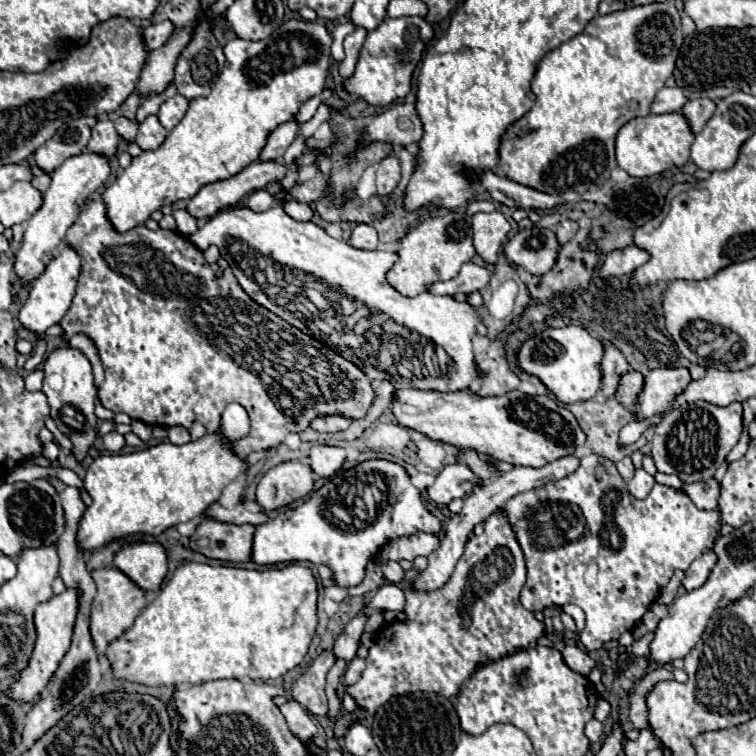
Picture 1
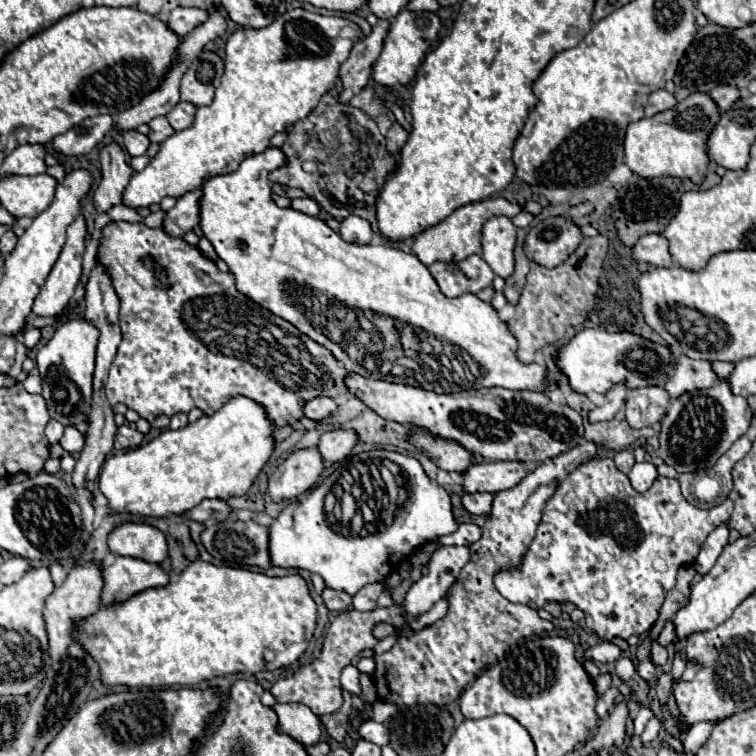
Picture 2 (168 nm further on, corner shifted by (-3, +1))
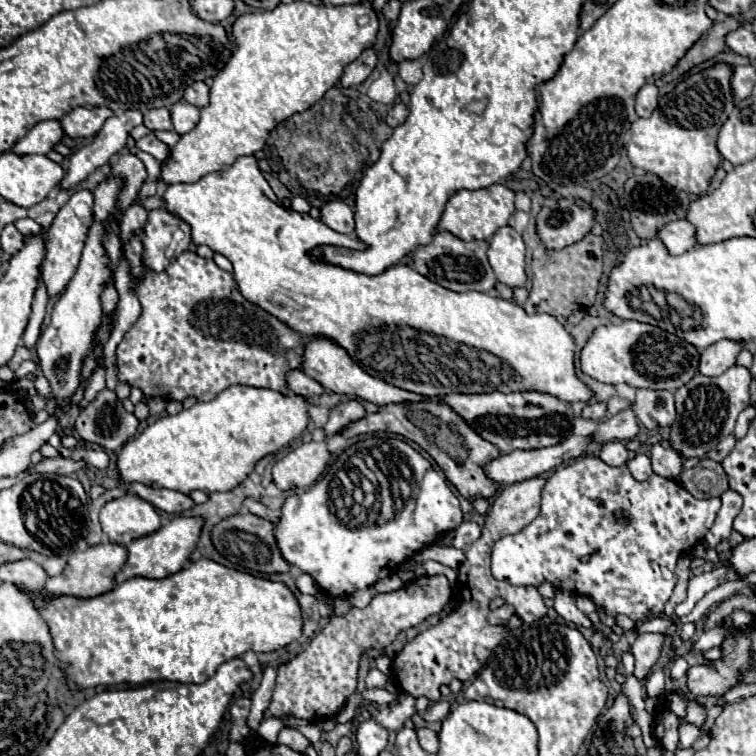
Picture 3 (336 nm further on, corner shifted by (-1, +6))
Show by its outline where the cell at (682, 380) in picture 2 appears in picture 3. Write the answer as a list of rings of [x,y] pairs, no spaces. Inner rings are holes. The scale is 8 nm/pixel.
[[[727,340],[707,346],[705,350],[701,350],[699,372],[705,376],[723,374],[727,368],[735,364],[735,358],[743,348],[745,348],[745,342],[727,342]]]

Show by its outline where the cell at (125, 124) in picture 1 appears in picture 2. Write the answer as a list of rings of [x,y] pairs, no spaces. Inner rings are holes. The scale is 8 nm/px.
[[[129,129],[129,131],[123,131],[123,141],[125,141],[125,147],[129,151],[129,155],[137,157],[137,155],[145,155],[147,147],[149,147],[149,139],[147,135],[135,131],[135,129]]]

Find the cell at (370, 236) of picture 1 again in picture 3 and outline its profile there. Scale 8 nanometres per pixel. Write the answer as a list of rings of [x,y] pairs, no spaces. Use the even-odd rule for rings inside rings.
[[[339,200],[327,202],[321,206],[321,222],[325,222],[331,230],[339,232],[339,234],[347,234],[353,236],[355,234],[355,218],[353,218],[353,210]]]

